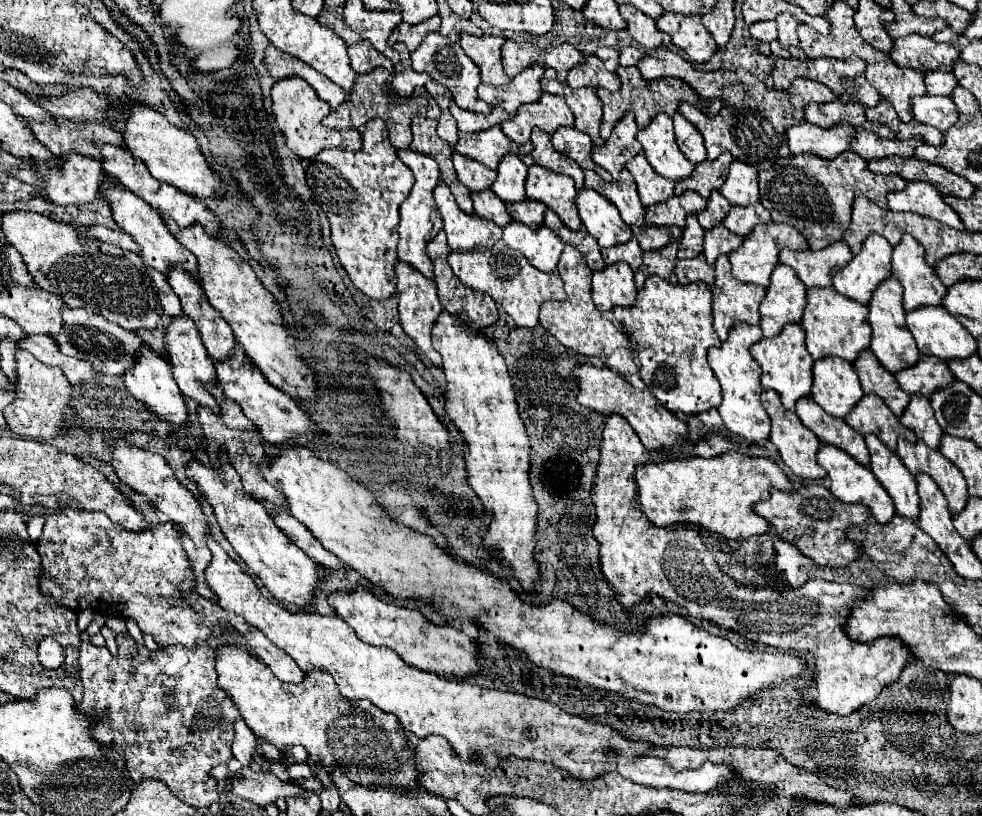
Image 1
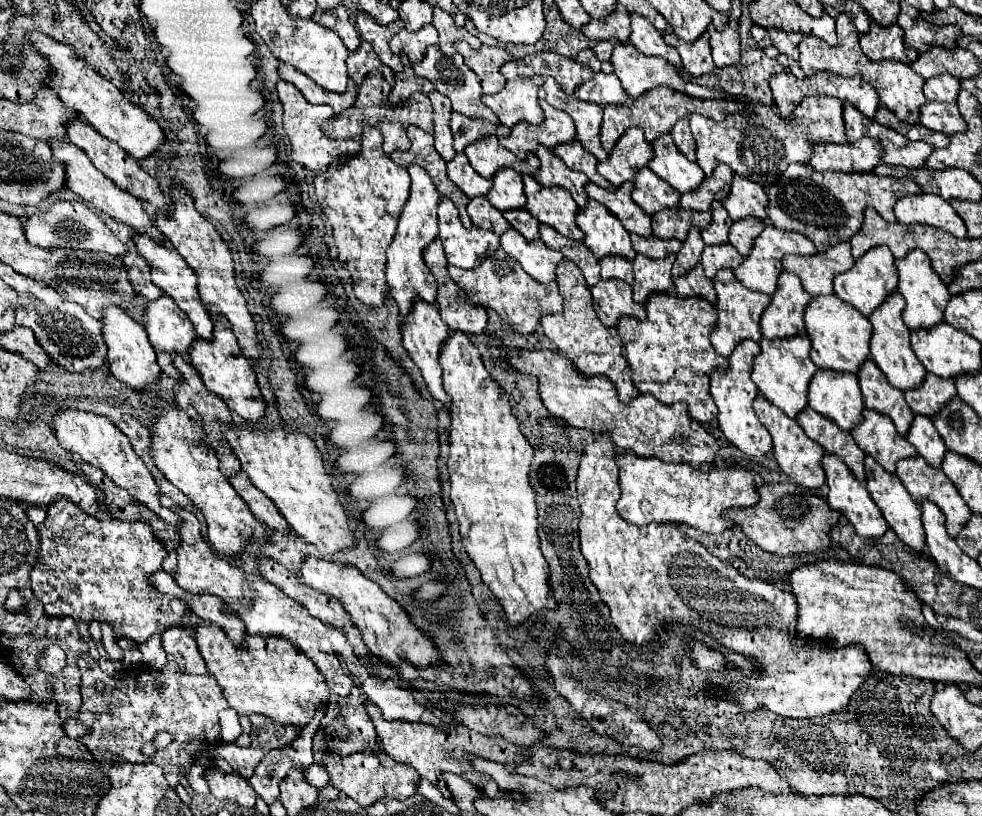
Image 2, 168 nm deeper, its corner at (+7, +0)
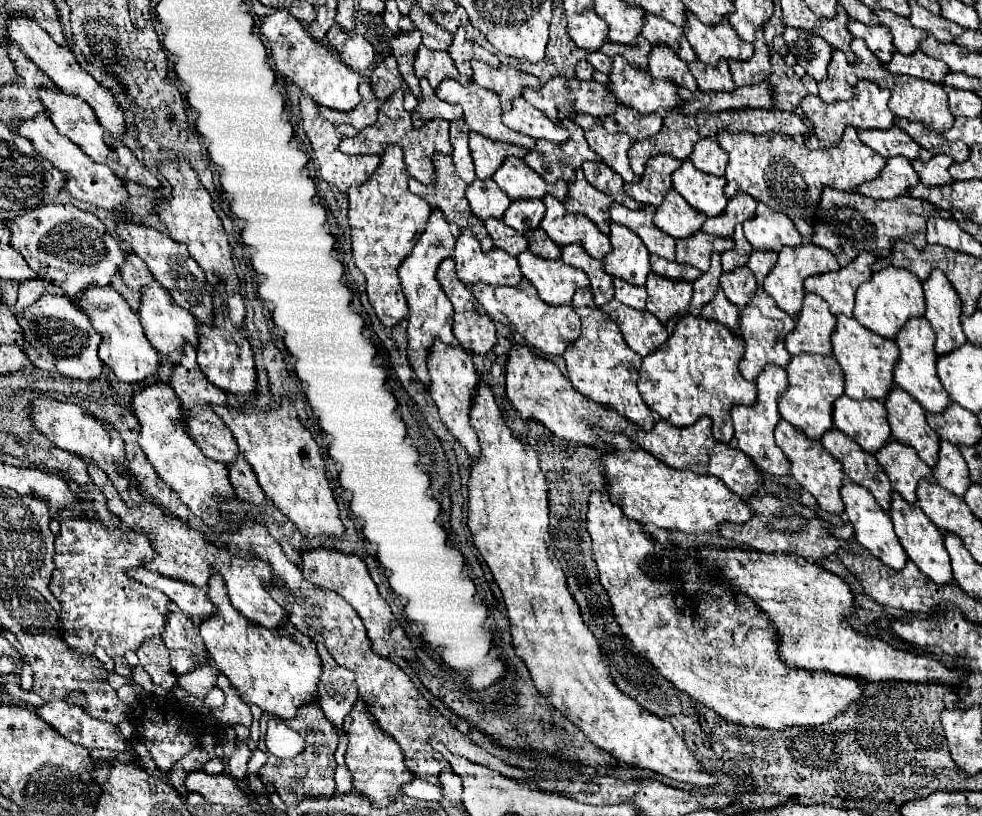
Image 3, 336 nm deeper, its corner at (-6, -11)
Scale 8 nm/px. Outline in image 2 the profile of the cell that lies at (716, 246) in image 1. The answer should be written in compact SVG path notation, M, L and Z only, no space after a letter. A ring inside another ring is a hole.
M721 244L721 246L705 246L701 264L705 268L705 274L709 278L715 278L715 274L723 268L735 268L743 262L743 256L733 250L731 244Z

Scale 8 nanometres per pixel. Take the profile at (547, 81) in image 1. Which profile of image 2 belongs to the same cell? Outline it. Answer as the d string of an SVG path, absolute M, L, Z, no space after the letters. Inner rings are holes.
M571 98L571 102L553 102L557 108L565 110L573 120L577 128L577 140L583 144L585 150L595 154L599 162L607 160L607 152L601 146L599 132L603 122L603 108L597 104L581 102L577 98Z

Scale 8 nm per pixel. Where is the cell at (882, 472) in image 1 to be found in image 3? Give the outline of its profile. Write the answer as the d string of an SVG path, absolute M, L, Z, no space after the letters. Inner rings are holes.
M892 491L892 503L890 503L890 519L894 523L896 535L908 553L908 559L918 565L918 569L930 577L936 583L952 583L952 567L950 559L944 547L944 535L942 531L924 515L924 511L916 505L910 505L900 493Z

